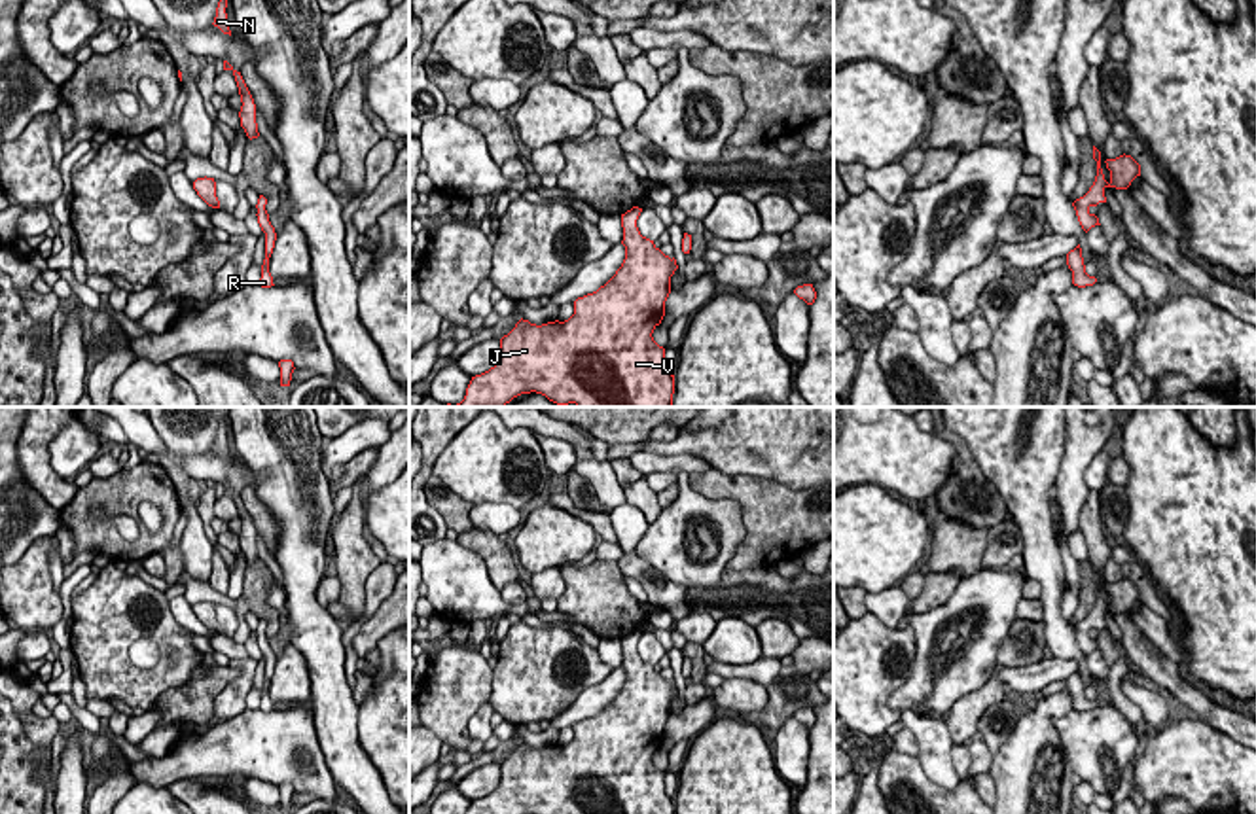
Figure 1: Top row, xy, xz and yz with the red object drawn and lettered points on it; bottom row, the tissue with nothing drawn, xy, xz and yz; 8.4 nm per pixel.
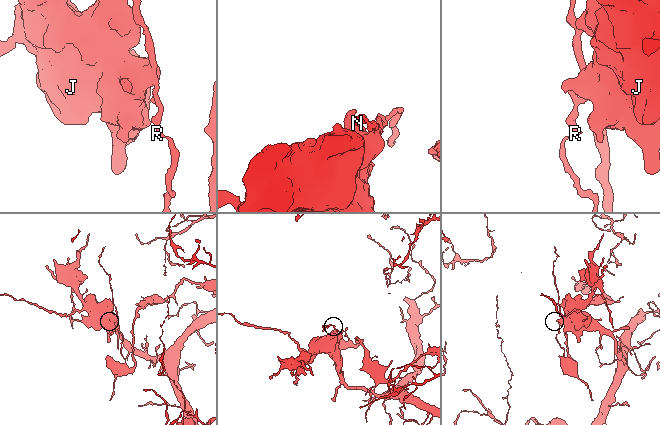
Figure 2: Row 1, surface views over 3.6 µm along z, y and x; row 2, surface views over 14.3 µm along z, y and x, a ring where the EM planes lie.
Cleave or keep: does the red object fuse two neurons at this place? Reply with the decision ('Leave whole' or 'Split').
Split

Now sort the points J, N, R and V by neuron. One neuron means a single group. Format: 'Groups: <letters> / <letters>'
Groups: J N V / R

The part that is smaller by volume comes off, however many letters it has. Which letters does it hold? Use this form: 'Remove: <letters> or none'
Remove: R

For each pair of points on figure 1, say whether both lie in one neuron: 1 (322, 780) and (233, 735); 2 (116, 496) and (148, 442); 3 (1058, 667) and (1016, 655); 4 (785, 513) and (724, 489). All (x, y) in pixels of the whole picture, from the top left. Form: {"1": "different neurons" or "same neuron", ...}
{"1": "same neuron", "2": "different neurons", "3": "different neurons", "4": "same neuron"}

